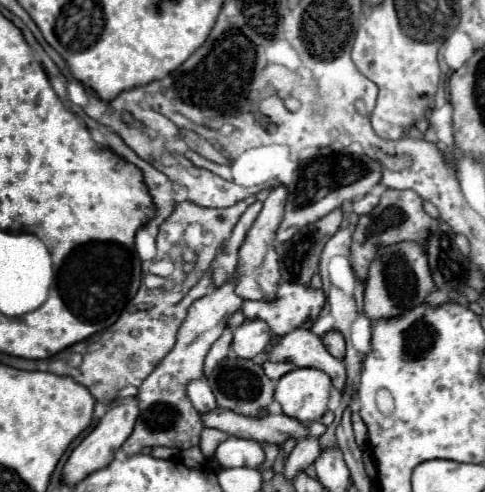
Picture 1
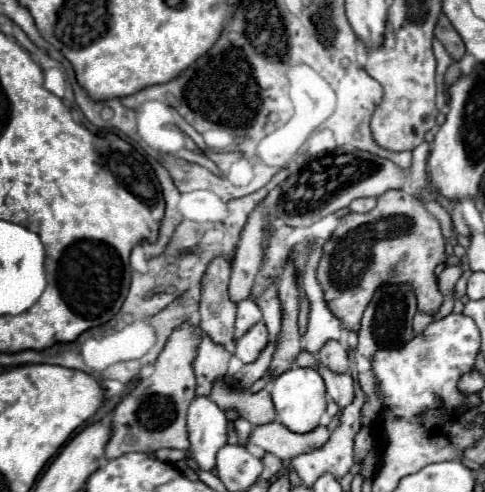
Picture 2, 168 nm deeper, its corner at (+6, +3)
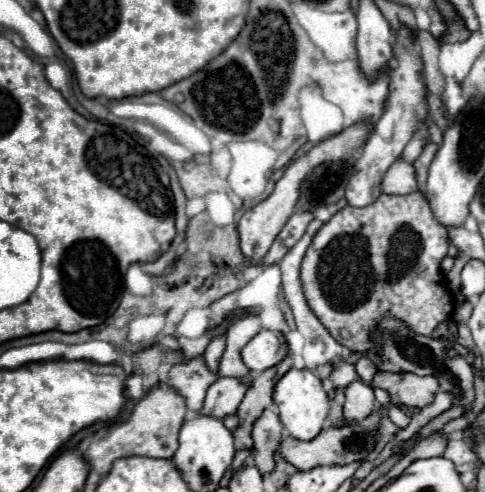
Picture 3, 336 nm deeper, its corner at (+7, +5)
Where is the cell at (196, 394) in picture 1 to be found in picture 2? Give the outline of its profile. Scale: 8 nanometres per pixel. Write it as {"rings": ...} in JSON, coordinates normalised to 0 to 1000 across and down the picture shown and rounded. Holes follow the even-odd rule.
{"rings":[[[406,805],[386,837],[390,919],[414,955],[443,951],[443,923],[468,902],[468,850],[427,805]]]}

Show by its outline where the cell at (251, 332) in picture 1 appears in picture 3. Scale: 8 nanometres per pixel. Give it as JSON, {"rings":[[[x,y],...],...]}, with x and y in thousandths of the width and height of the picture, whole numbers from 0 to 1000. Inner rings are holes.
{"rings":[[[536,671],[503,707],[499,732],[515,748],[515,756],[536,760],[544,748],[573,740],[594,720],[590,691],[577,675],[565,671]]]}

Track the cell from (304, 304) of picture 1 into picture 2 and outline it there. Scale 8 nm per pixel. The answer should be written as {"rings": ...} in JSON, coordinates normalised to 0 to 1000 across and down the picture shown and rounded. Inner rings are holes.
{"rings":[[[509,606],[509,610],[497,610],[489,618],[489,650],[485,650],[485,691],[497,687],[497,679],[509,679],[513,667],[522,667],[530,654],[538,650],[538,630],[534,622]]]}

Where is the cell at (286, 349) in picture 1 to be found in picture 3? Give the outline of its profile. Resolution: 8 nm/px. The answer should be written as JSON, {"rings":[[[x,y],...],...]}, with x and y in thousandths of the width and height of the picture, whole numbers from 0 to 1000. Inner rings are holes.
{"rings":[[[730,772],[713,789],[713,817],[709,817],[709,850],[713,854],[746,854],[755,850],[775,825],[775,809],[763,785],[746,772]]]}

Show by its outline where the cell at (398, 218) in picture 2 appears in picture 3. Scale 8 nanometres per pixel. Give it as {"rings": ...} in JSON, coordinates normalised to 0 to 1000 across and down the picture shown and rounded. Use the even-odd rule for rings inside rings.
{"rings":[[[849,390],[849,394],[837,394],[837,398],[800,398],[800,394],[784,394],[775,411],[767,411],[763,419],[751,419],[751,423],[726,423],[726,419],[713,419],[705,427],[697,427],[660,467],[656,476],[647,480],[631,520],[627,520],[627,533],[623,533],[623,549],[619,549],[619,565],[623,565],[623,581],[627,581],[627,598],[631,598],[631,610],[643,626],[643,634],[656,642],[656,650],[676,667],[676,675],[685,675],[685,683],[713,707],[722,707],[726,715],[755,715],[759,707],[767,707],[763,699],[763,671],[779,659],[784,646],[792,642],[816,642],[825,650],[833,650],[833,659],[841,659],[841,667],[849,667],[858,679],[870,679],[870,683],[887,683],[891,671],[915,654],[915,650],[928,650],[932,646],[932,630],[936,630],[936,606],[928,602],[928,589],[915,585],[915,561],[907,553],[907,533],[911,524],[924,516],[924,476],[920,476],[920,463],[899,447],[895,431],[887,427],[887,415],[882,407],[866,394],[866,390]]]}

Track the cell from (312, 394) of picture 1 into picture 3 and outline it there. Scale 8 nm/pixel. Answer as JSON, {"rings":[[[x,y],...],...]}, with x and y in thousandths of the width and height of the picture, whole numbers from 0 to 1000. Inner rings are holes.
{"rings":[[[602,748],[602,752],[594,752],[594,756],[573,772],[573,780],[565,785],[565,821],[573,825],[573,846],[577,846],[590,878],[594,878],[598,886],[614,890],[614,894],[643,894],[643,890],[652,890],[656,878],[660,878],[664,866],[668,866],[672,846],[676,846],[676,801],[672,801],[668,789],[664,789],[664,772],[660,772],[643,752],[631,752],[631,748],[627,748],[627,752]]]}

